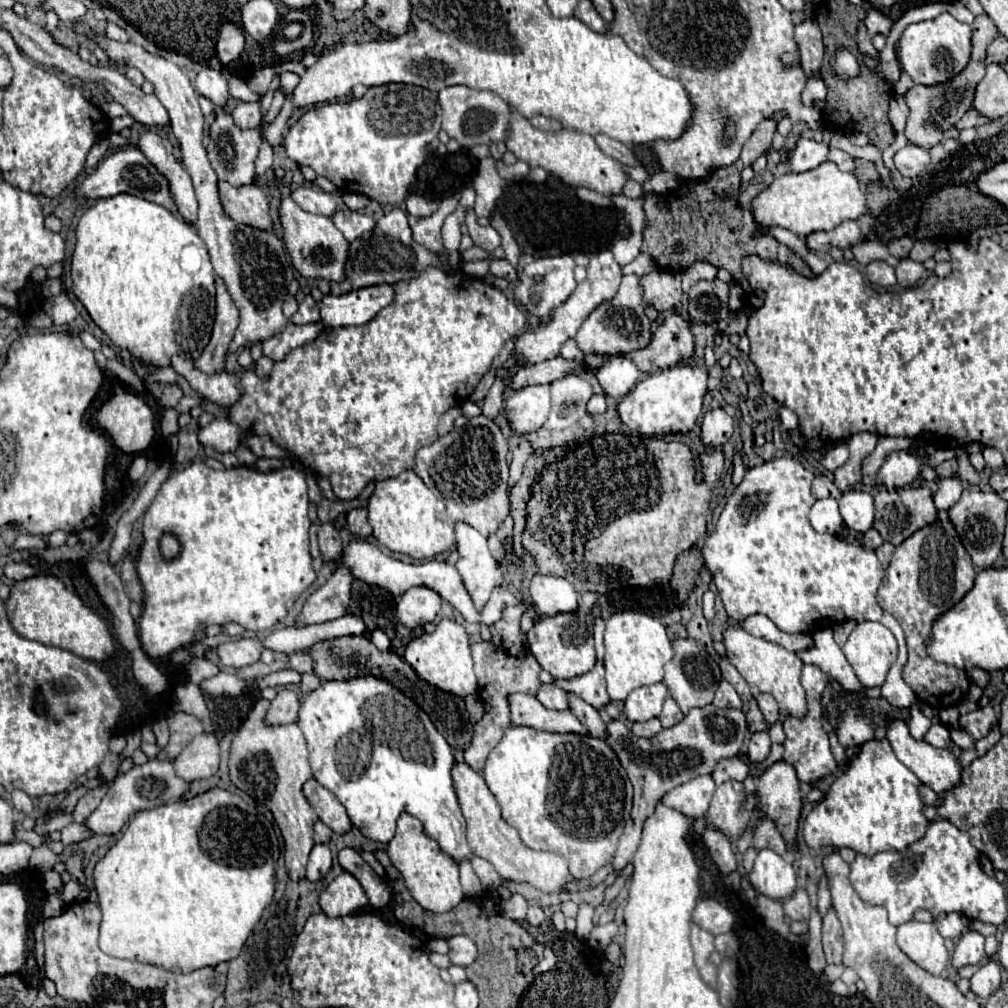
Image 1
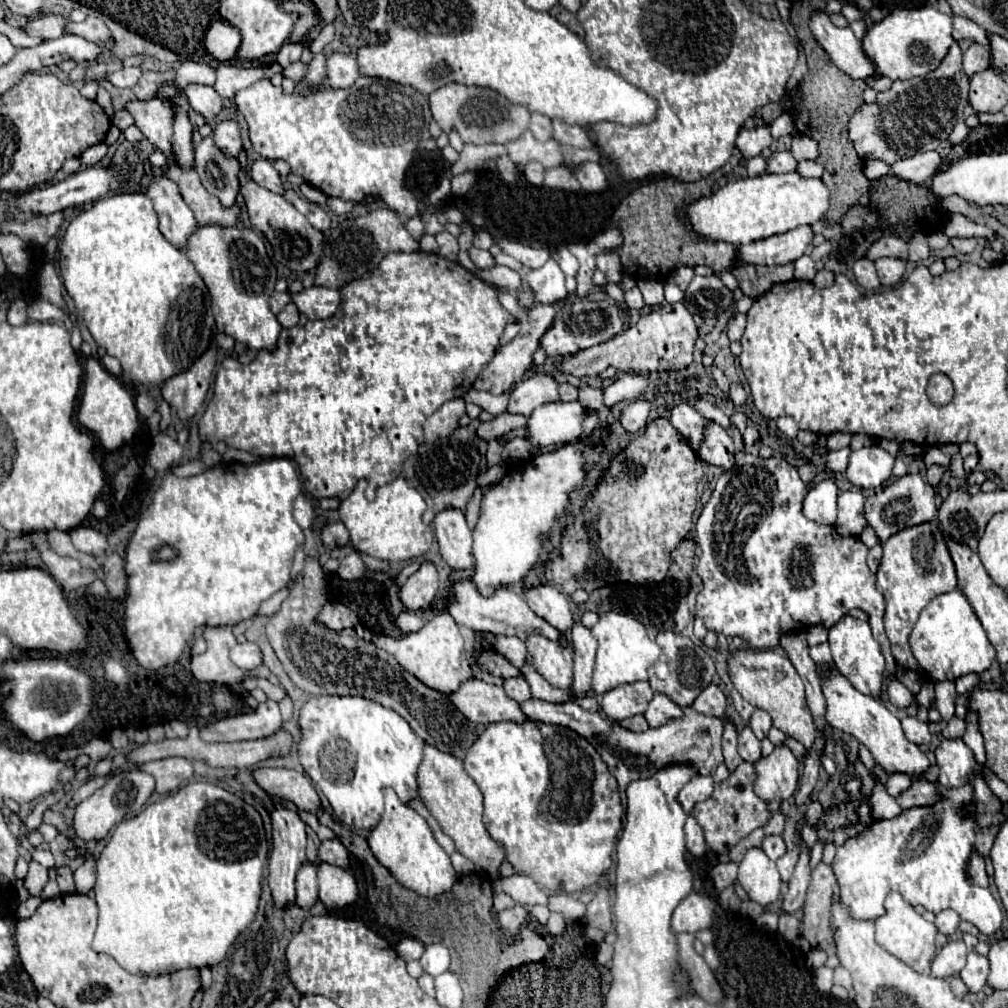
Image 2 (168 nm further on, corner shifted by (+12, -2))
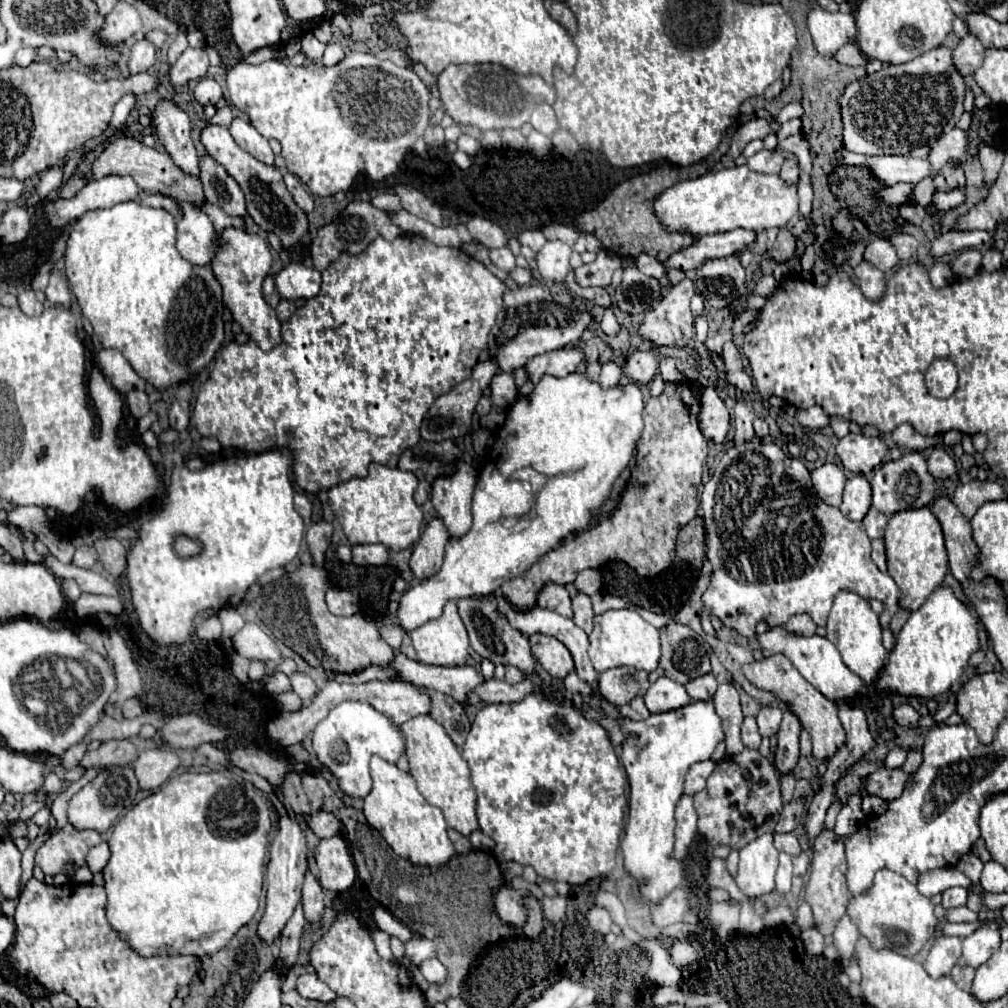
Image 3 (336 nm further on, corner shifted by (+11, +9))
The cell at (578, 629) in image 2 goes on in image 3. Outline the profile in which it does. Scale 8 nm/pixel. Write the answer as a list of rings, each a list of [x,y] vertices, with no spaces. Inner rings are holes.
[[[579,592],[575,598],[573,598],[573,620],[579,628],[583,628],[587,634],[591,632],[593,628],[593,608],[591,608],[591,598],[583,592]]]

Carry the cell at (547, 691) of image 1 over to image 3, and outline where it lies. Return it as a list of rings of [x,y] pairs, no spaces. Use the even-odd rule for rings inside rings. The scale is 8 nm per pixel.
[[[499,664],[495,666],[495,678],[507,682],[507,684],[517,684],[523,680],[523,672],[511,664]]]

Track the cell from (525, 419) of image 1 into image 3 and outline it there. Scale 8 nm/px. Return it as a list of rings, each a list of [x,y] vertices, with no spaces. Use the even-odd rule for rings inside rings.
[[[569,346],[569,348],[557,348],[545,354],[535,356],[527,362],[527,374],[533,382],[539,382],[543,374],[551,376],[567,376],[577,370],[577,366],[583,360],[583,350]]]

